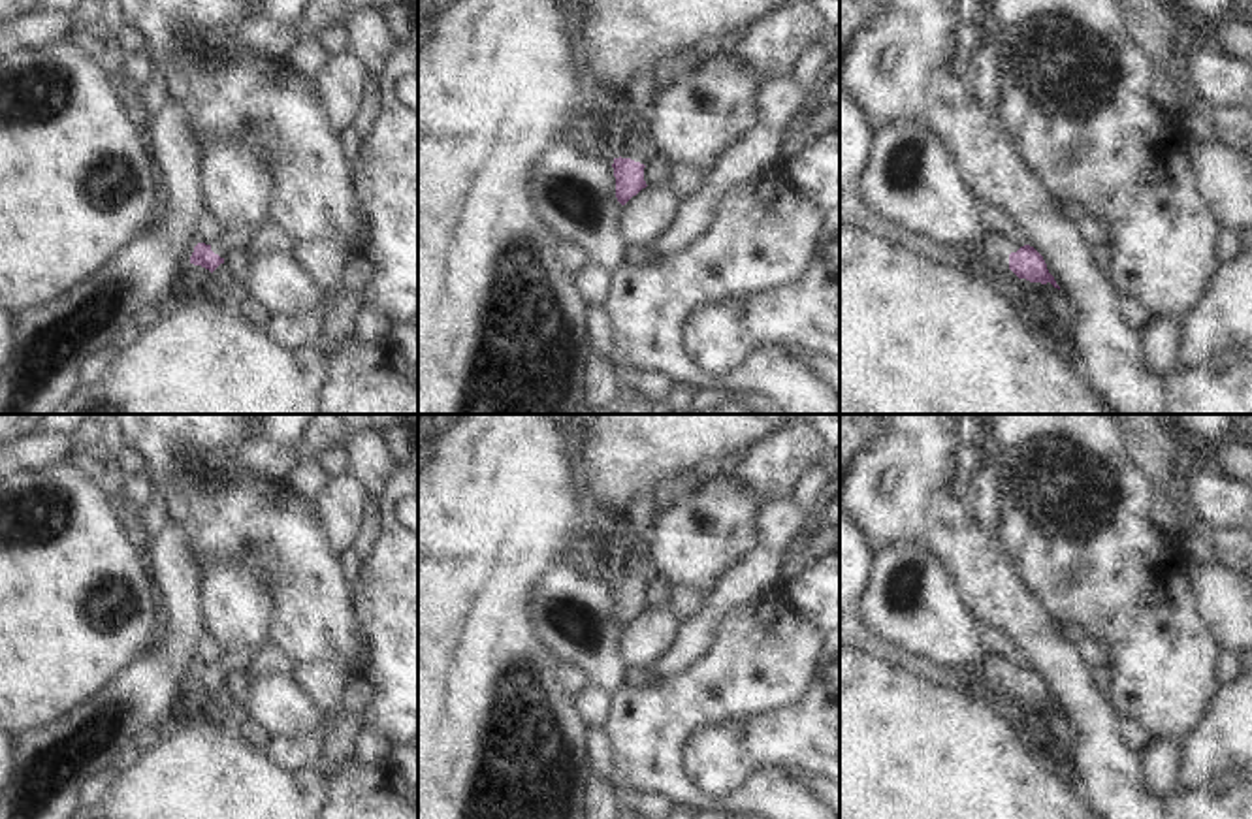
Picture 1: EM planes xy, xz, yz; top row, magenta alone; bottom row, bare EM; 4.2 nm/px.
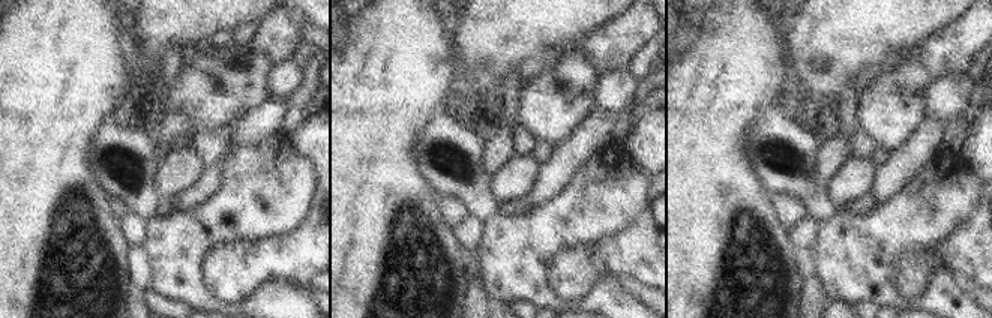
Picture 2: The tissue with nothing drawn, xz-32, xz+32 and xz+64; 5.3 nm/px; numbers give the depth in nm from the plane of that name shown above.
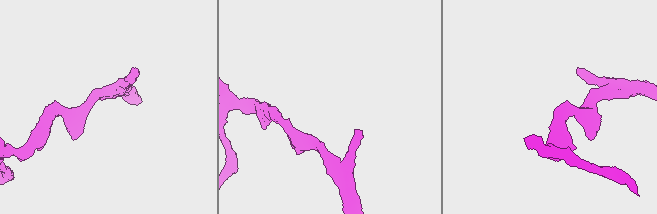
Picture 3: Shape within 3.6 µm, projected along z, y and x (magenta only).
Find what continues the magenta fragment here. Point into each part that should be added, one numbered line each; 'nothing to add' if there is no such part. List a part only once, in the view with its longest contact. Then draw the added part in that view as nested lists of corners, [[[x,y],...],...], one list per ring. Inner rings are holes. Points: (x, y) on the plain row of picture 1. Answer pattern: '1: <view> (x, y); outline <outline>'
1: xz (641, 571); outline [[[633,557],[631,565],[627,567],[627,572],[621,576],[621,580],[631,580],[631,582],[646,587],[646,584],[657,576],[659,576],[659,572],[650,559]]]

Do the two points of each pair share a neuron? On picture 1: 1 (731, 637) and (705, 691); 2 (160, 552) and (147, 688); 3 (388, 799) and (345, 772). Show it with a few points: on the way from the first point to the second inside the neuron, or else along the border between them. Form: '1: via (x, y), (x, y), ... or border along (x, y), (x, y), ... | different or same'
1: via (731, 650), (731, 665), (718, 678) | same
2: via (176, 586), (174, 654) | same
3: via (377, 799), (371, 799), (356, 784) | same

